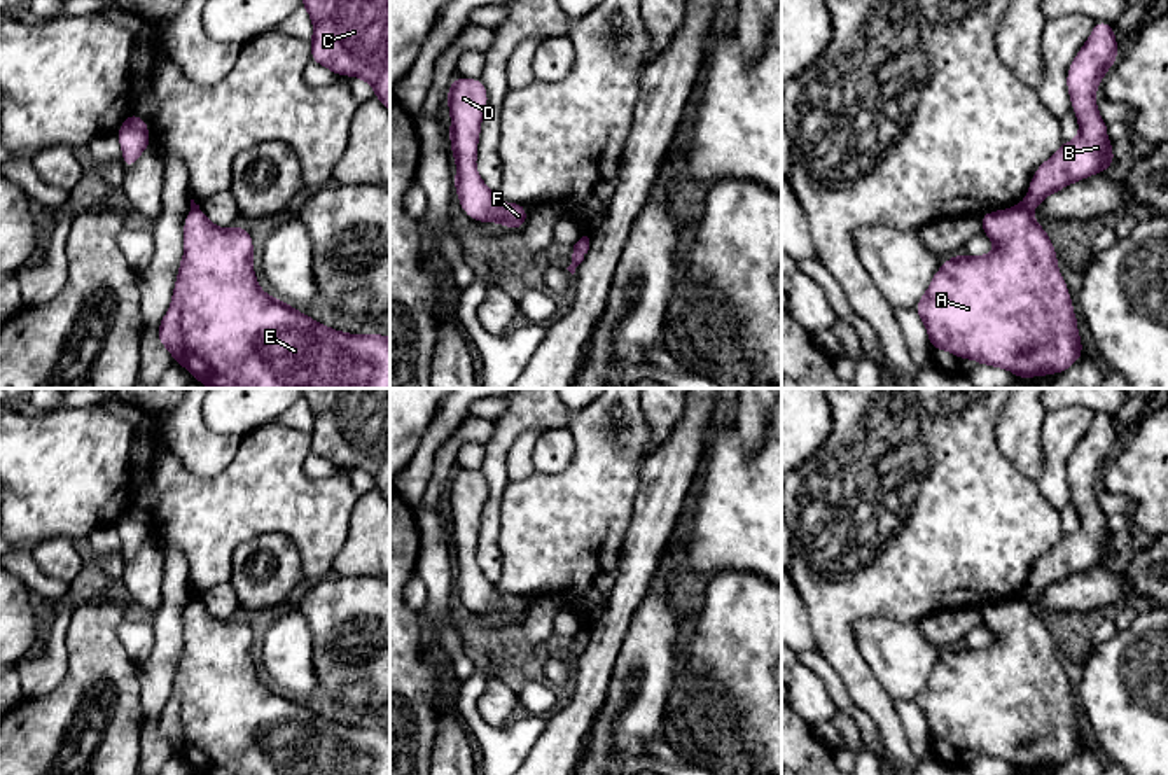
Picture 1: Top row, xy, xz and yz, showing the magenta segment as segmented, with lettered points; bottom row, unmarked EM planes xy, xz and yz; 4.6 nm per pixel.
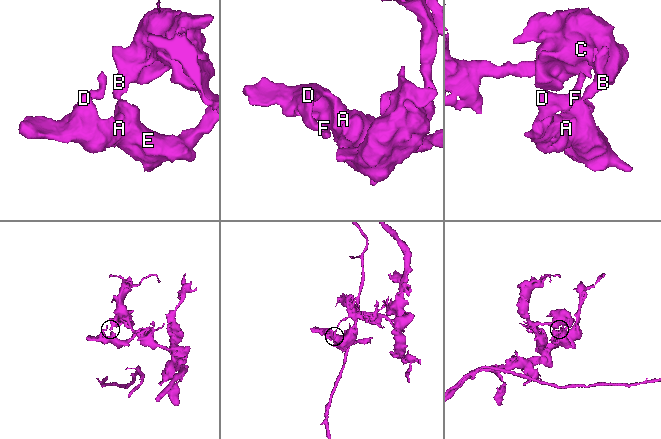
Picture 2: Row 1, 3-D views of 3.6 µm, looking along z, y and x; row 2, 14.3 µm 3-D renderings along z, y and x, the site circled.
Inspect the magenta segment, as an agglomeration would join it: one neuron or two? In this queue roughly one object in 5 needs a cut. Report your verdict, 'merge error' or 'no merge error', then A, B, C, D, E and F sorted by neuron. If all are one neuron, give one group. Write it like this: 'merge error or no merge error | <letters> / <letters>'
merge error | A D E F / B C

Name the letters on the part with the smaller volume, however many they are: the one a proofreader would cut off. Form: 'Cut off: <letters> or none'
Cut off: A, D, E, F

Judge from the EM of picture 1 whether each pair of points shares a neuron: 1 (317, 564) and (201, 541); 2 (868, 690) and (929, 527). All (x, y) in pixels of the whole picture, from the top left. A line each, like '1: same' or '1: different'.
1: same
2: same

